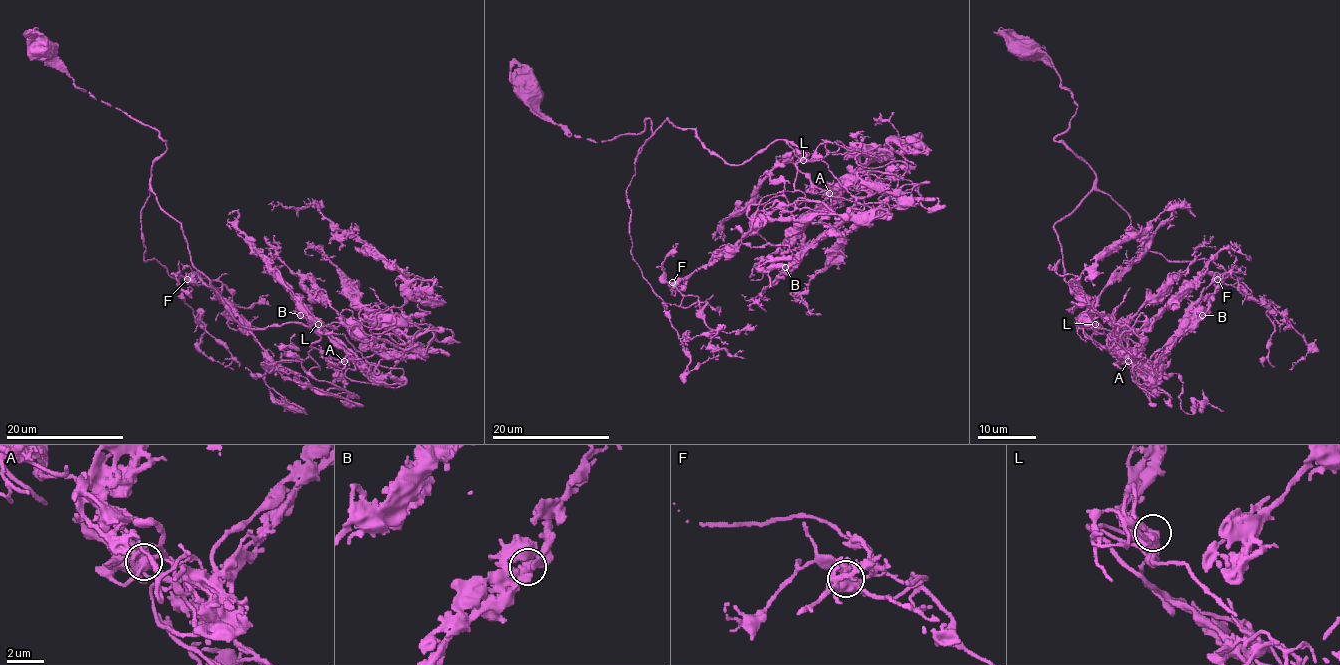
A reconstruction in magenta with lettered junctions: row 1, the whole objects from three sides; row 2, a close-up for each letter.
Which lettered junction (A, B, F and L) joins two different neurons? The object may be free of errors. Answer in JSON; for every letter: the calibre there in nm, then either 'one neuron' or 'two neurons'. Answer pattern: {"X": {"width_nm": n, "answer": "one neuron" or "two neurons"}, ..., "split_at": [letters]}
{"A": {"width_nm": 480, "answer": "one neuron"}, "B": {"width_nm": 400, "answer": "one neuron"}, "F": {"width_nm": 400, "answer": "one neuron"}, "L": {"width_nm": 440, "answer": "one neuron"}, "split_at": []}

